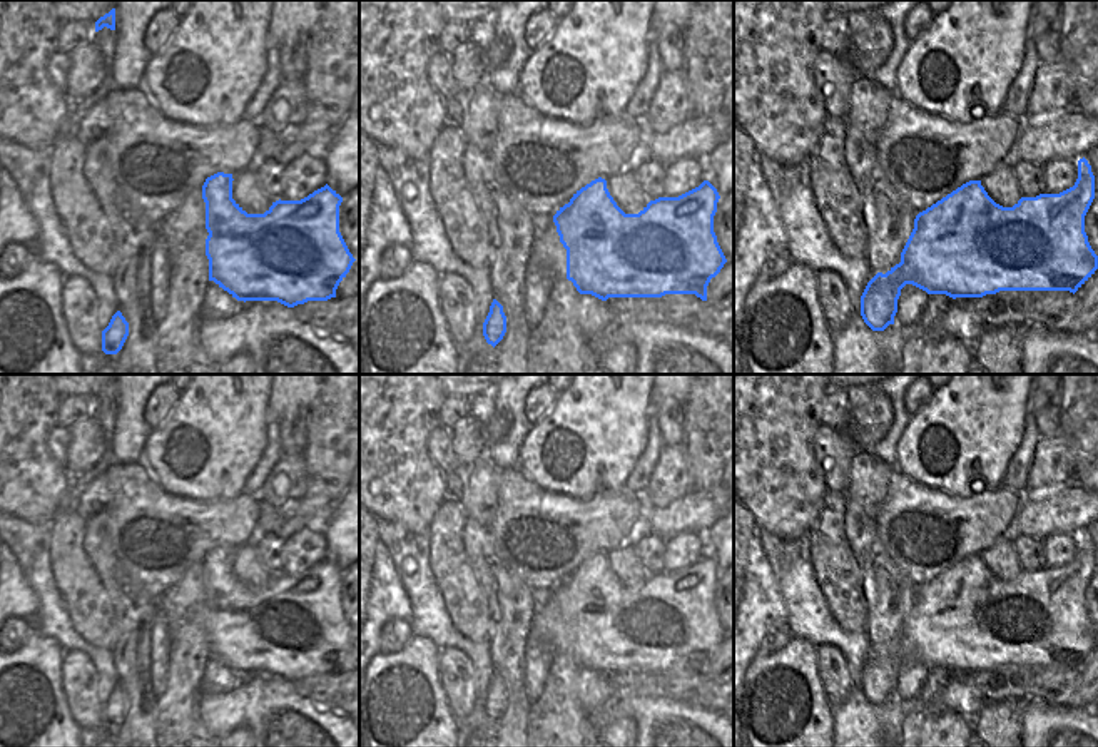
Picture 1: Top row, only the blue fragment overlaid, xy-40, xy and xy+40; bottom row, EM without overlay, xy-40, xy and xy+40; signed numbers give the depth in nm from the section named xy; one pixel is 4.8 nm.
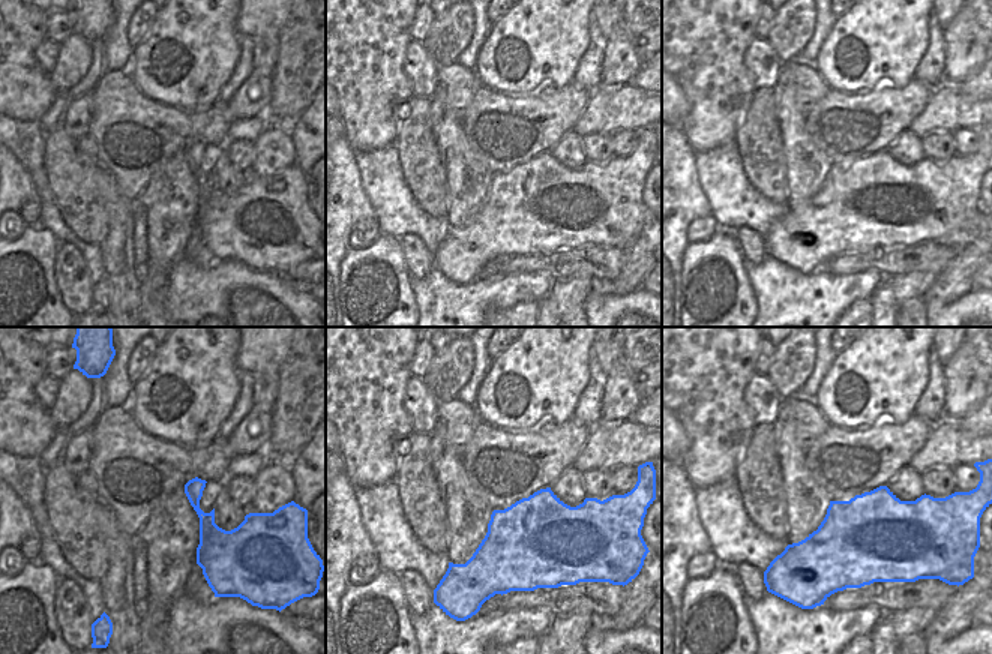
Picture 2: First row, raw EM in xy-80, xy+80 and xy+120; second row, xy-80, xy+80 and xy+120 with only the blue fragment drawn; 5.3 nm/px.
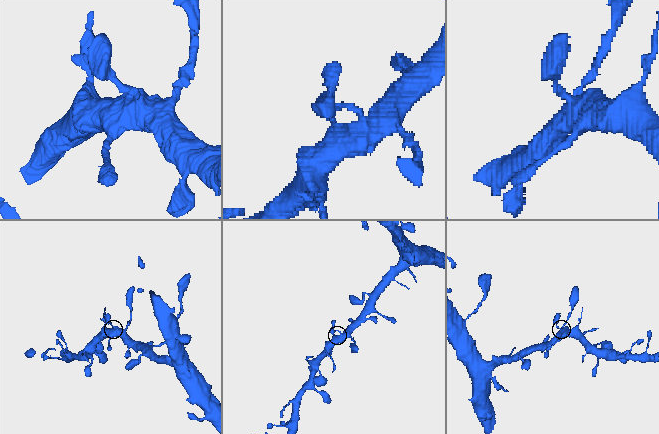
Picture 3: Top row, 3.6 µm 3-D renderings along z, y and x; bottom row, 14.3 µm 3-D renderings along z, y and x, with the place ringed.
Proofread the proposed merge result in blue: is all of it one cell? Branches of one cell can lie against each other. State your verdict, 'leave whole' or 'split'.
leave whole

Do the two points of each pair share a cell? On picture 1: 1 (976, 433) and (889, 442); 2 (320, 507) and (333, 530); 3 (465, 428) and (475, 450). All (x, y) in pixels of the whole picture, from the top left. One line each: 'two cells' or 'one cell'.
1: two cells
2: two cells
3: one cell

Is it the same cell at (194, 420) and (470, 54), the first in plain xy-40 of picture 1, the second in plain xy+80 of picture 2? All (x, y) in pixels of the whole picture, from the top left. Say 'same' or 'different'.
different

